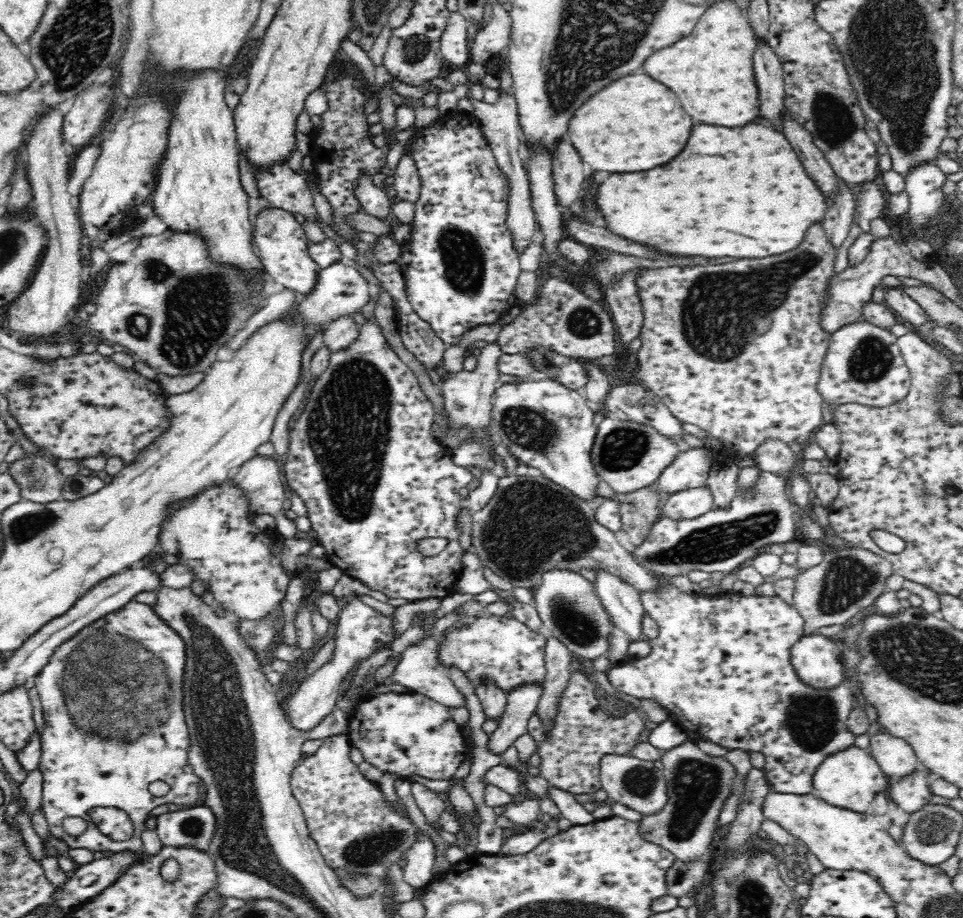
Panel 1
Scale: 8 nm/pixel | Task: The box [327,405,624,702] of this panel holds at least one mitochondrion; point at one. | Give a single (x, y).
(531, 523)

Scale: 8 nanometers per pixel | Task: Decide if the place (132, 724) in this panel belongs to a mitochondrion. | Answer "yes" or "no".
yes

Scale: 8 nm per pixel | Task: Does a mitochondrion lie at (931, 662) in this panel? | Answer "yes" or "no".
yes

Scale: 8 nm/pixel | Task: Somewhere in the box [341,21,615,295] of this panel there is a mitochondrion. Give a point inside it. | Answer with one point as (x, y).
(417, 48)

